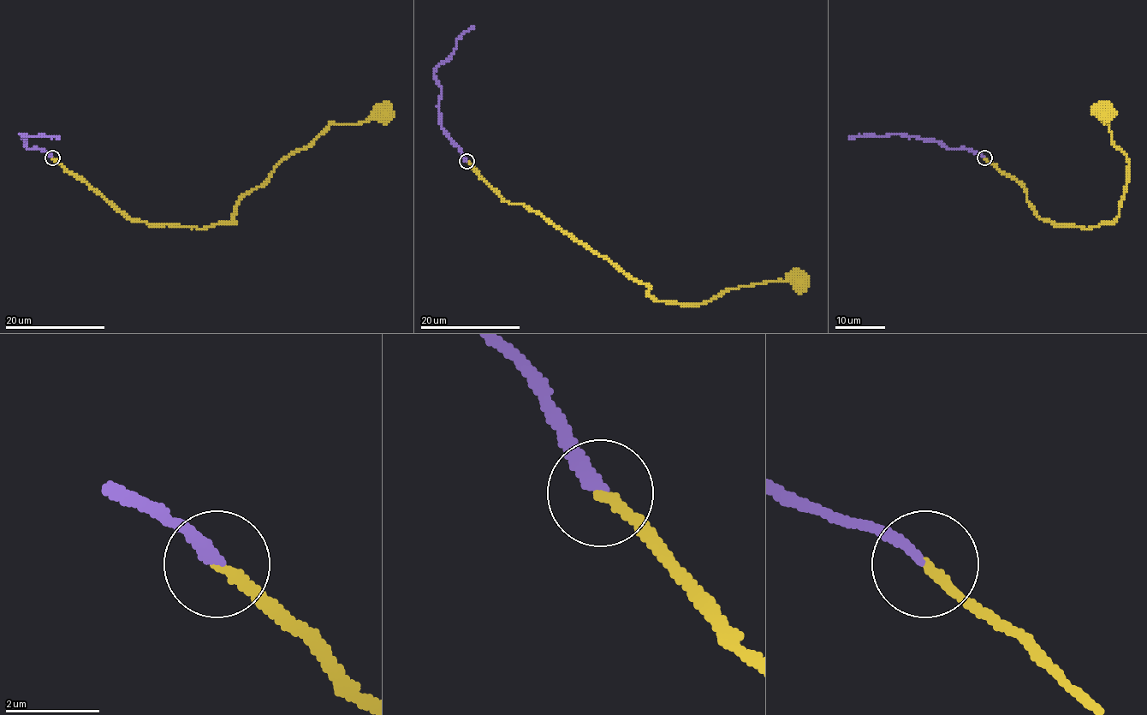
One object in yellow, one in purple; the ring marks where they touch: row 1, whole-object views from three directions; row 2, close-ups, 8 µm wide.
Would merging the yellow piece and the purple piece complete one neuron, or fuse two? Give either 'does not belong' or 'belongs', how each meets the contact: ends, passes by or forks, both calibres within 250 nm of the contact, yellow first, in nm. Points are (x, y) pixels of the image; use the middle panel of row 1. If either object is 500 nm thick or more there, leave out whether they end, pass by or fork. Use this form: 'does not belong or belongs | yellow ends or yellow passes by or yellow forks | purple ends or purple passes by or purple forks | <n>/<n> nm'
belongs | yellow ends | purple ends | 220/240 nm

